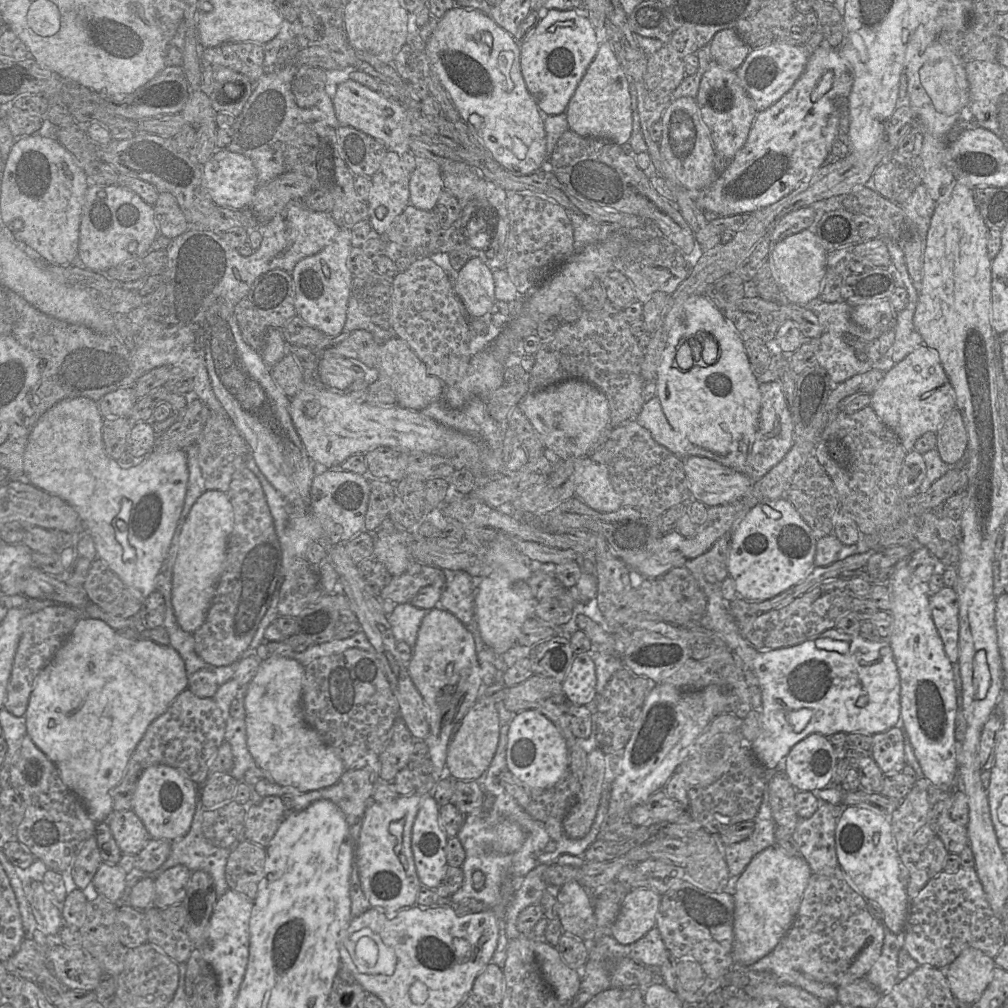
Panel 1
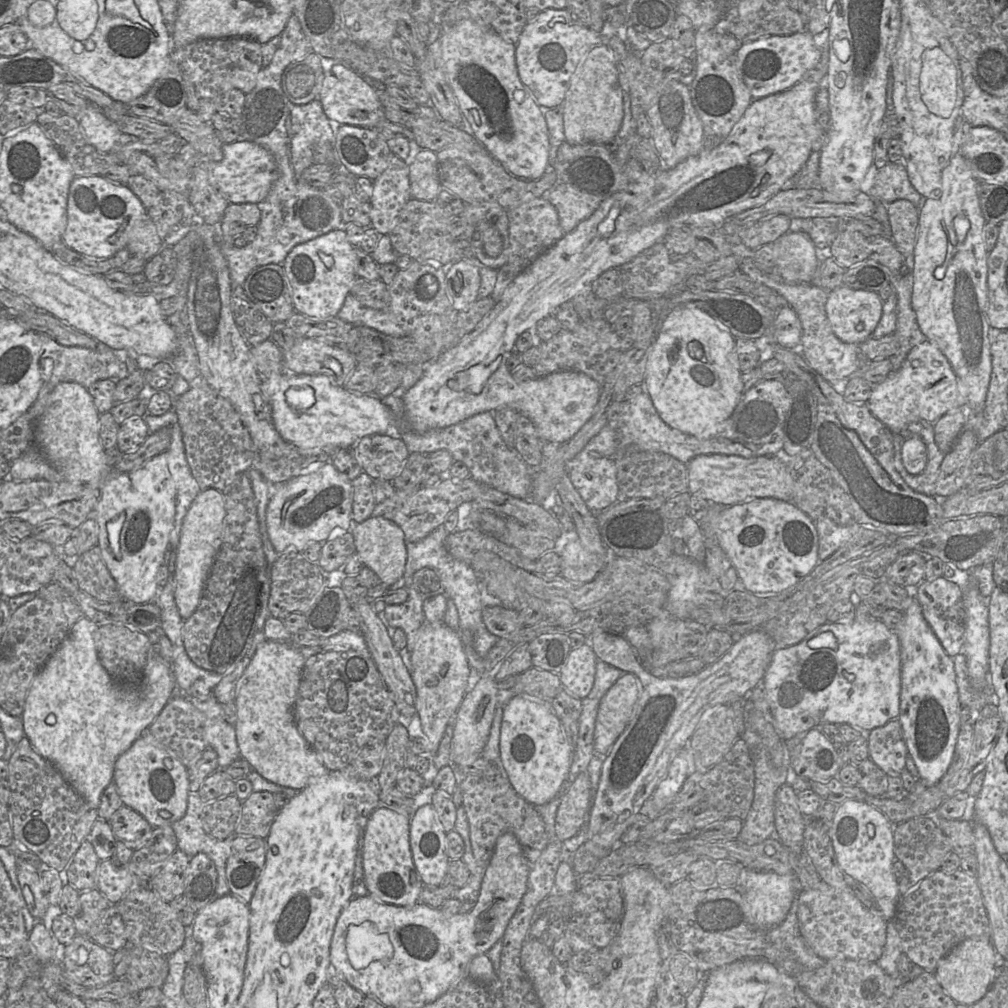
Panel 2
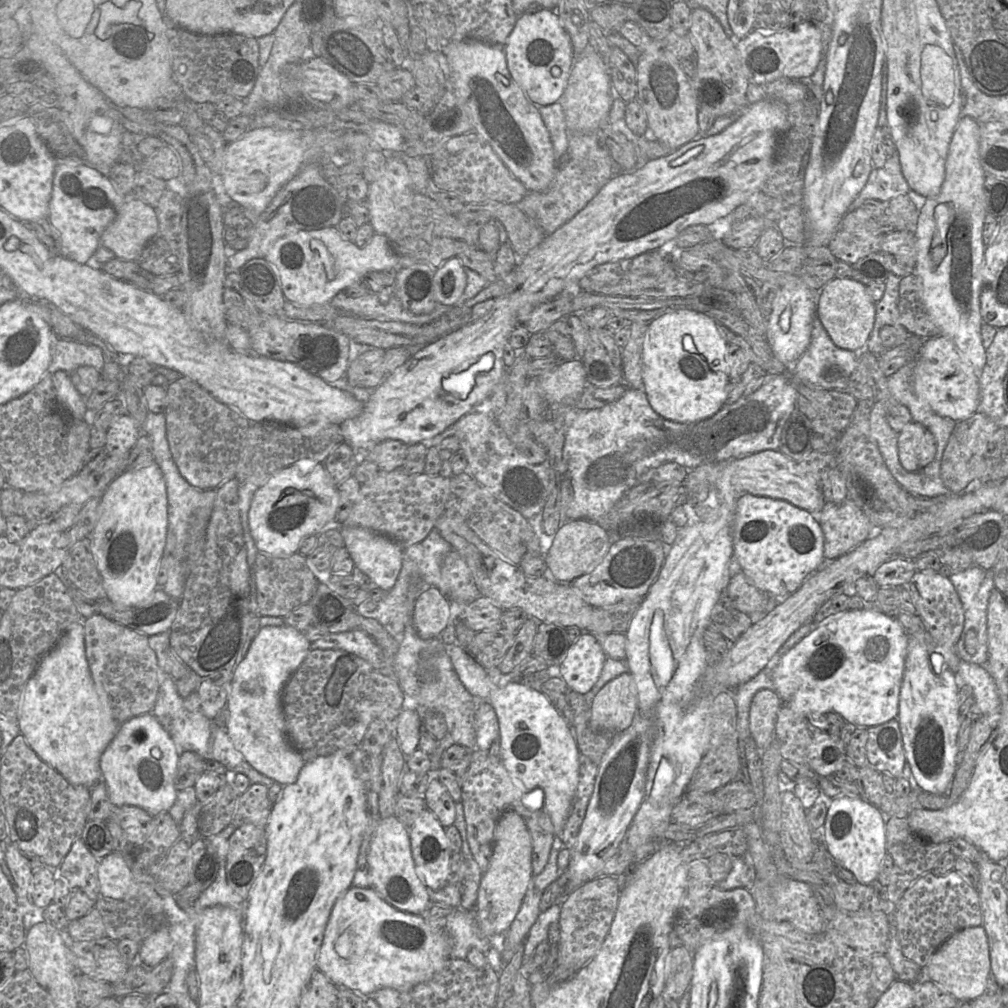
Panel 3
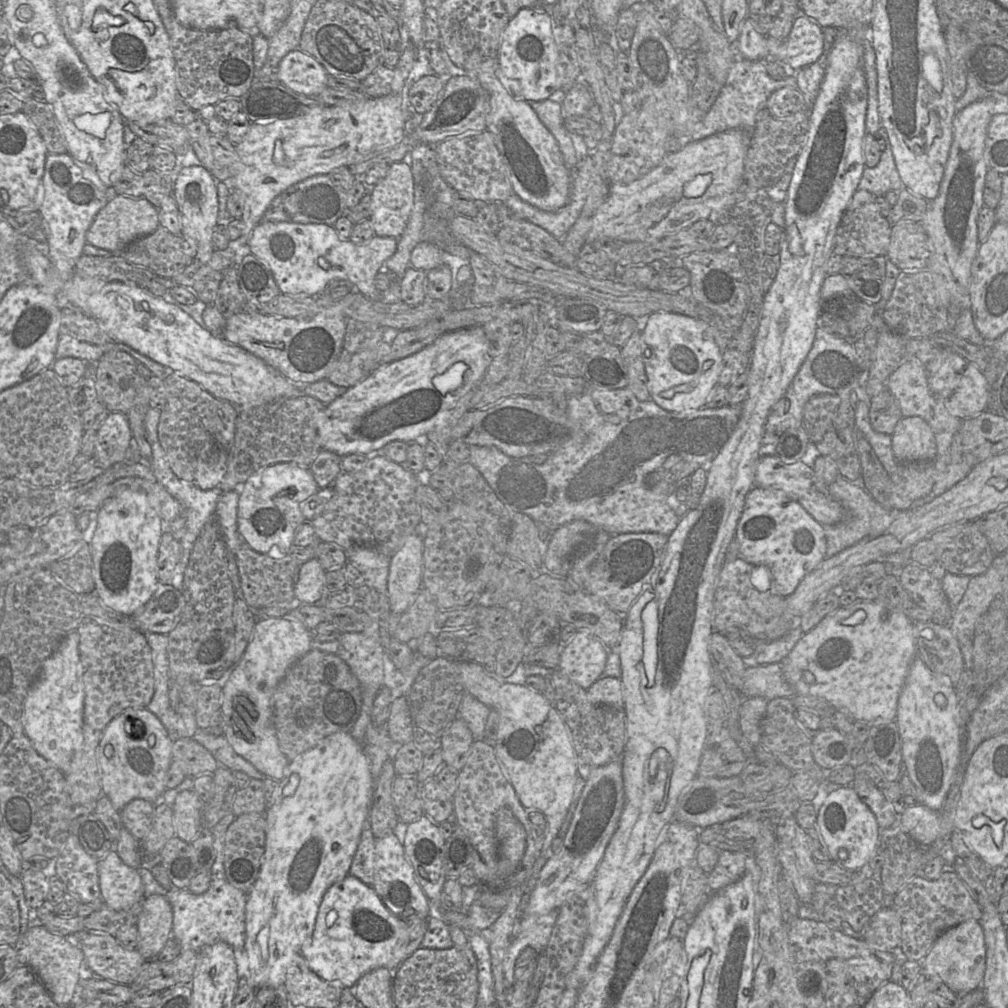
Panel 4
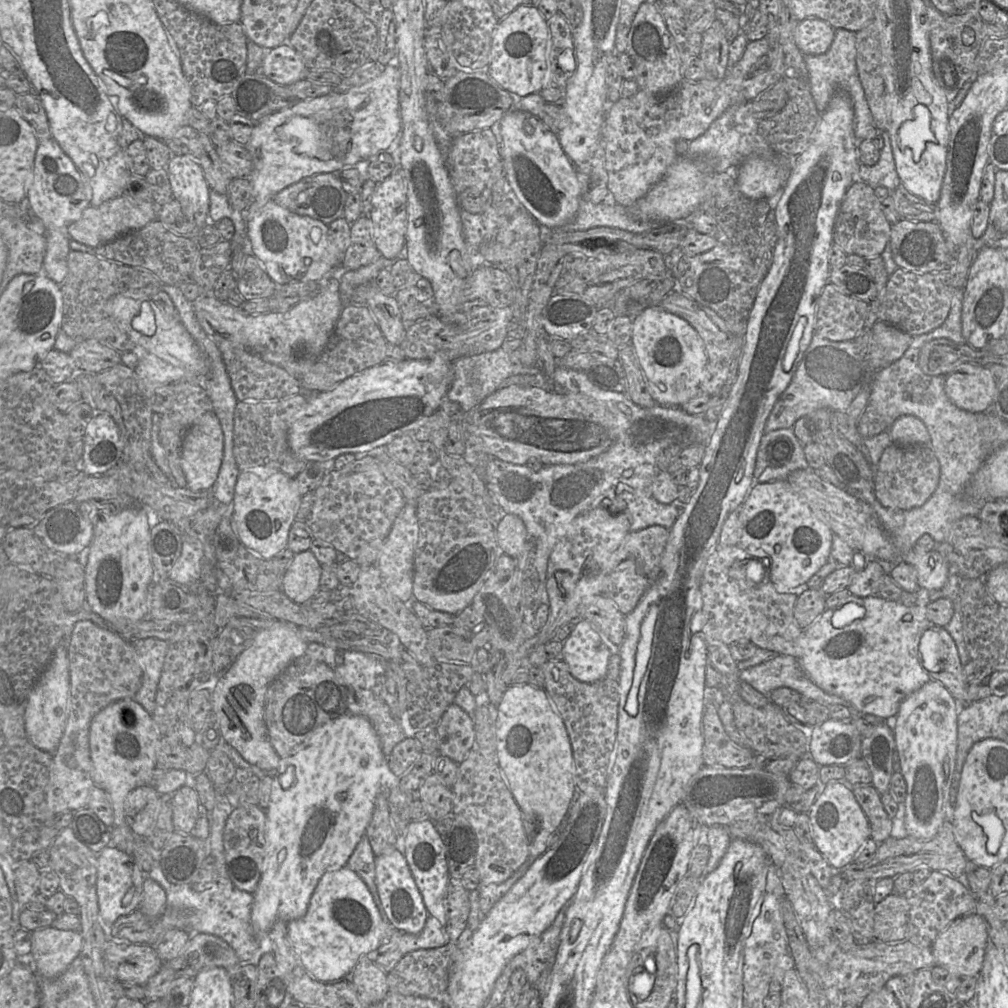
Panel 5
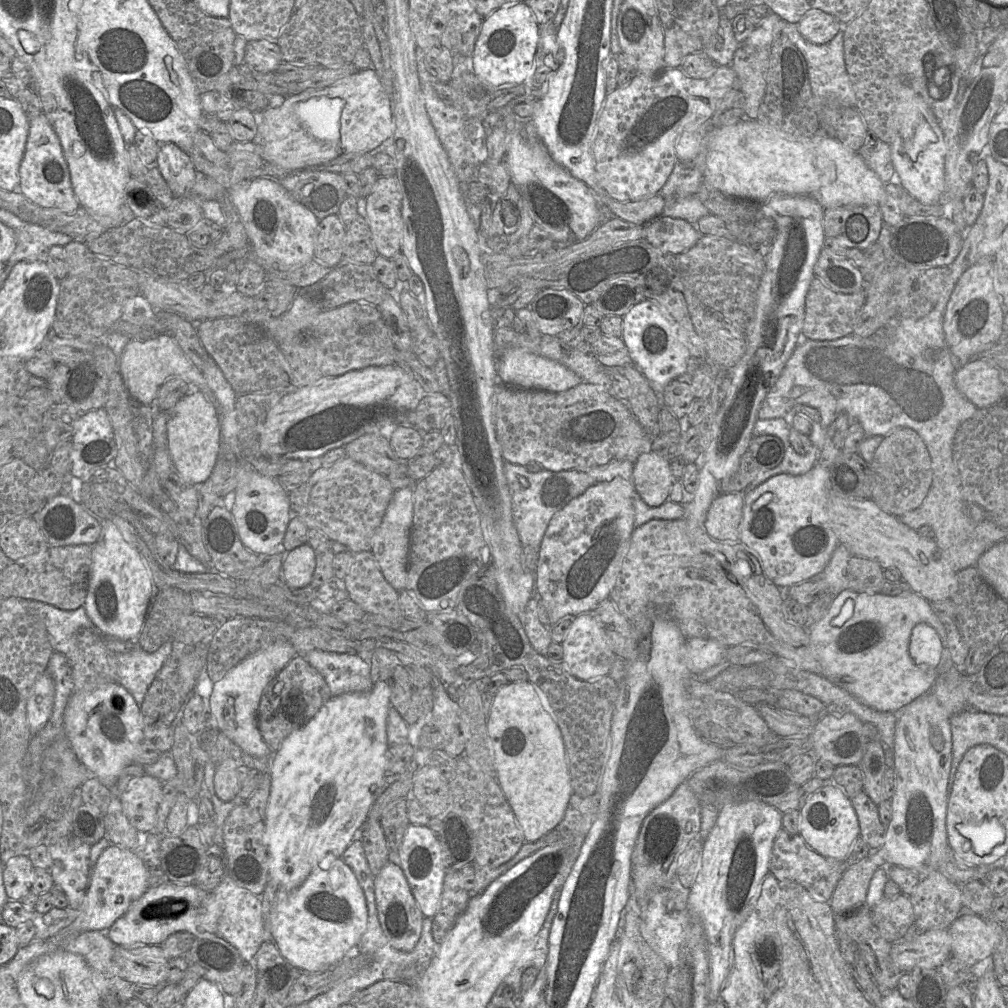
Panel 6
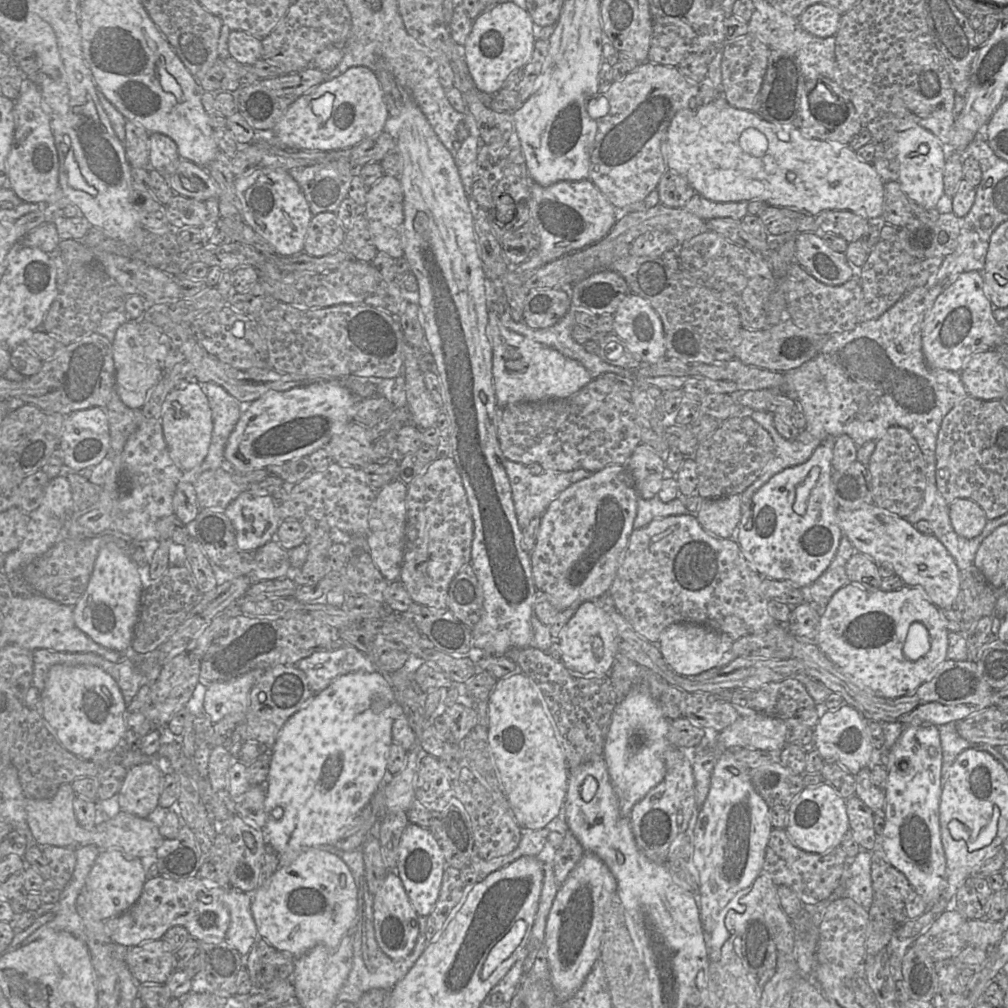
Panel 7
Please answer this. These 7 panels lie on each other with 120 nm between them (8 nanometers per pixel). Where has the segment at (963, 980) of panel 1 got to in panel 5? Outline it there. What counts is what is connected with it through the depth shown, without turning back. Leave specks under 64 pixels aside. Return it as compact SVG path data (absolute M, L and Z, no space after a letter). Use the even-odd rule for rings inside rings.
M976 913L953 921L941 932L932 944L935 964L960 978L977 977L980 973L987 945L989 944L986 925Z

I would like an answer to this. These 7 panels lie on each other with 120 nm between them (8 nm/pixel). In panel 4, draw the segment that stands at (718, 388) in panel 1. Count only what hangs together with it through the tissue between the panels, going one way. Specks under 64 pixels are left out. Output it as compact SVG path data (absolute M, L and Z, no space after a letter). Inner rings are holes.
M657 311L648 316L641 331L641 345L652 400L666 411L703 408L710 391L718 384L722 361L709 325L683 314Z

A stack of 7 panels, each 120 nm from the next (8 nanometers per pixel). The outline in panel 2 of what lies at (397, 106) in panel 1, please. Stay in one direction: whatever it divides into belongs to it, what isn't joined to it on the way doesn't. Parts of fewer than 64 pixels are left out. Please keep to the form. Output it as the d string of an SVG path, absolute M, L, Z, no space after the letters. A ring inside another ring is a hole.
M342 63L335 64L328 72L324 72L318 99L326 116L340 124L373 129L379 122L386 120L379 91L370 86L362 75Z

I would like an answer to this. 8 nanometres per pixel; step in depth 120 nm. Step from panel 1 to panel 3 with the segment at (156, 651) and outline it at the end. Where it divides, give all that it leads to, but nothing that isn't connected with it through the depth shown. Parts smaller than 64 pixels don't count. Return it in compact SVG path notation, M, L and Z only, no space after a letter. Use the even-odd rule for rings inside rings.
M83 622L72 624L39 662L25 685L17 723L29 747L70 783L93 788L102 781L100 758L120 724L114 719L106 699L100 698L92 680L85 654Z

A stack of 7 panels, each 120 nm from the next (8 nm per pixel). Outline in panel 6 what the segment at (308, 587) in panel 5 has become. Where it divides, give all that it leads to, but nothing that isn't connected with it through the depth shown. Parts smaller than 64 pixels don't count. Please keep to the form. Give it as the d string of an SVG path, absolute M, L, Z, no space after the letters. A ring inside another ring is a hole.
M309 544L288 551L281 569L281 580L290 588L303 588L310 584L316 565L316 552Z

